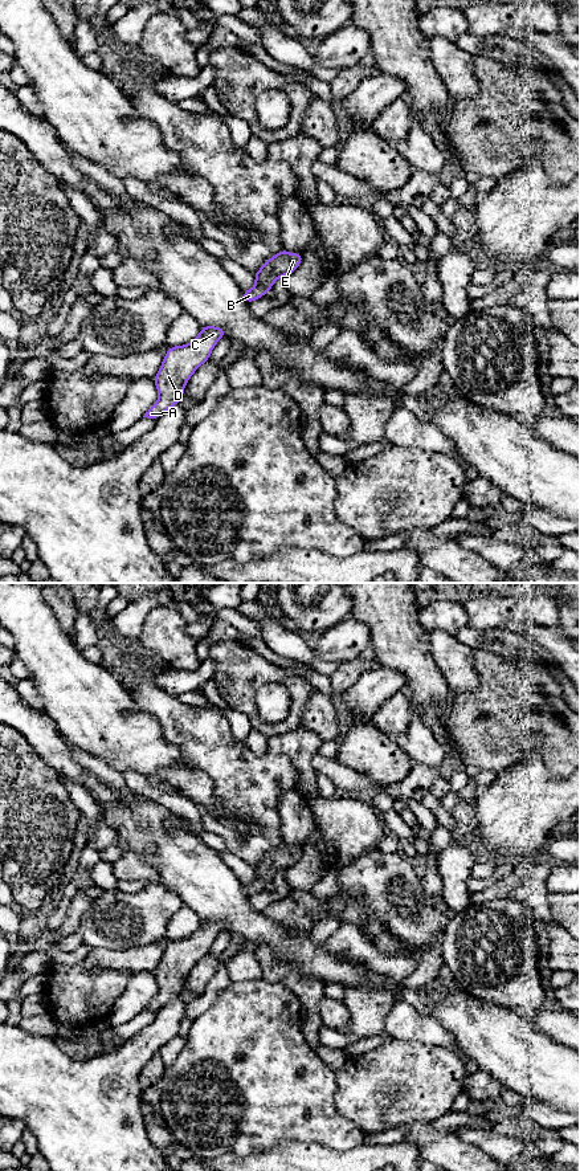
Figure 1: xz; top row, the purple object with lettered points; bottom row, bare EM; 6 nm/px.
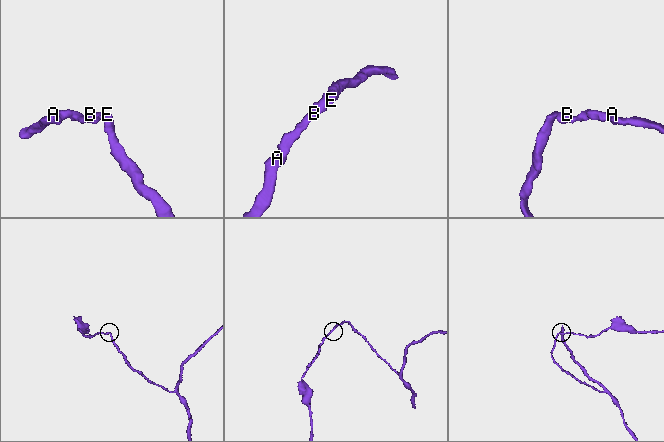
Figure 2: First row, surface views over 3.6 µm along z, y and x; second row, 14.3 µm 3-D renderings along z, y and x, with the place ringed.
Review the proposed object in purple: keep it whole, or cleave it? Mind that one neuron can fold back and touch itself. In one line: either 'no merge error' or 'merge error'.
no merge error

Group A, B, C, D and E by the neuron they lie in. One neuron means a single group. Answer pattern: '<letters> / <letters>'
A B C D E

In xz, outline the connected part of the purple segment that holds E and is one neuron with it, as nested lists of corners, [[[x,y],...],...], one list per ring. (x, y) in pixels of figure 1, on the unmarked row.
[[[285,841],[274,850],[266,853],[262,861],[254,865],[256,880],[250,884],[242,884],[242,891],[250,898],[253,894],[264,890],[273,882],[277,872],[289,869],[302,856],[303,846],[290,848]]]

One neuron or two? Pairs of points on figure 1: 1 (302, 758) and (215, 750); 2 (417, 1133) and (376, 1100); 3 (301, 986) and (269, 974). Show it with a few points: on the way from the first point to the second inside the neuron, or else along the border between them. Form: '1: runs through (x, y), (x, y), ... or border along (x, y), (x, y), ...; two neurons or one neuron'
1: border along (268, 750), (291, 762), (298, 786); two neurons
2: border along (431, 1121), (407, 1121), (400, 1125); two neurons
3: runs through (293, 979), (277, 974); one neuron

